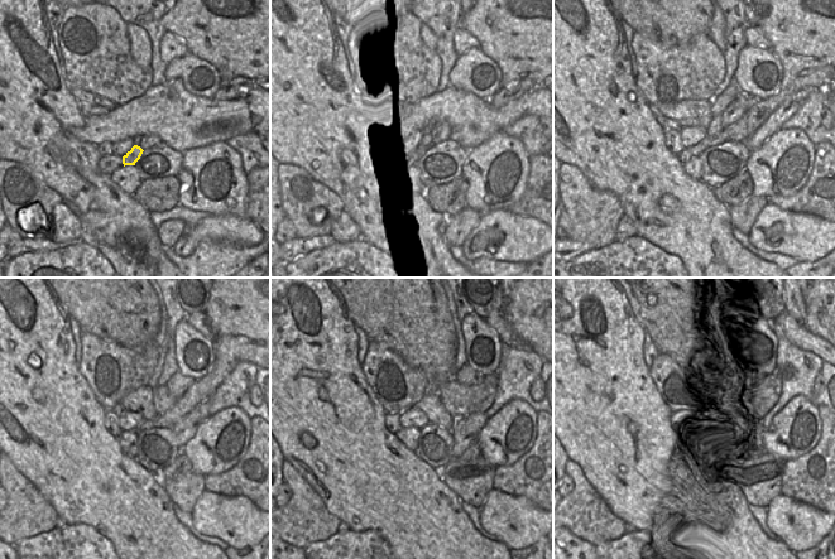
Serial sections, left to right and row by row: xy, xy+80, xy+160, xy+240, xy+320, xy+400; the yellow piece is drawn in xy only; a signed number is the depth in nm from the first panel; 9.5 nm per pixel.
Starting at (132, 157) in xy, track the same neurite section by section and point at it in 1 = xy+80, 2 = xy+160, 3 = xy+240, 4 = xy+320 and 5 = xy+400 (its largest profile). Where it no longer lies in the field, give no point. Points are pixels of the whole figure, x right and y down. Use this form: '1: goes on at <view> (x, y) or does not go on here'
1: goes on at xy+80 (421, 150)
2: goes on at xy+160 (715, 125)
3: goes on at xy+240 (162, 400)
4: goes on at xy+320 (459, 400)
5: goes on at xy+400 (763, 396)

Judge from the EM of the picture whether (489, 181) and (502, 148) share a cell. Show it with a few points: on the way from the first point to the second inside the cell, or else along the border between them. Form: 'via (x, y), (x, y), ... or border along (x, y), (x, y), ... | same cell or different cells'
via (497, 173), (502, 164), (502, 155) | same cell

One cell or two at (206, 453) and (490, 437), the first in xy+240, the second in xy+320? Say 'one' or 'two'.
one

